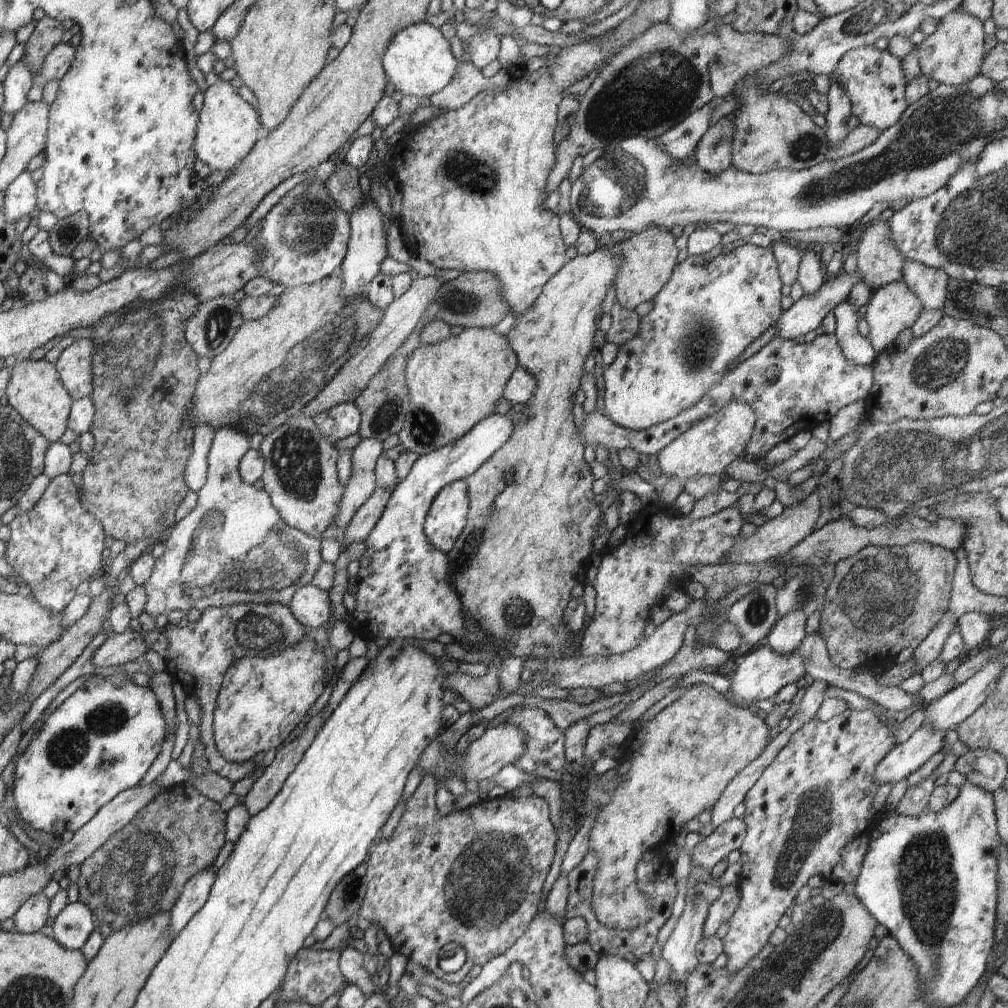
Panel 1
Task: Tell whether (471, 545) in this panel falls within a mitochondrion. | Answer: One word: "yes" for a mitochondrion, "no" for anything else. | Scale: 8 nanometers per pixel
yes

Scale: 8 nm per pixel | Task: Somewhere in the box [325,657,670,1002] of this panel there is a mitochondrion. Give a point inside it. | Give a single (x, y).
(487, 884)

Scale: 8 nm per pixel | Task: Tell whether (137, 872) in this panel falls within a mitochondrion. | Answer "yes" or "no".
yes

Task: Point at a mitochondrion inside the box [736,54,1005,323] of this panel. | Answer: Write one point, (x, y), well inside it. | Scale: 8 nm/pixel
(805, 145)

